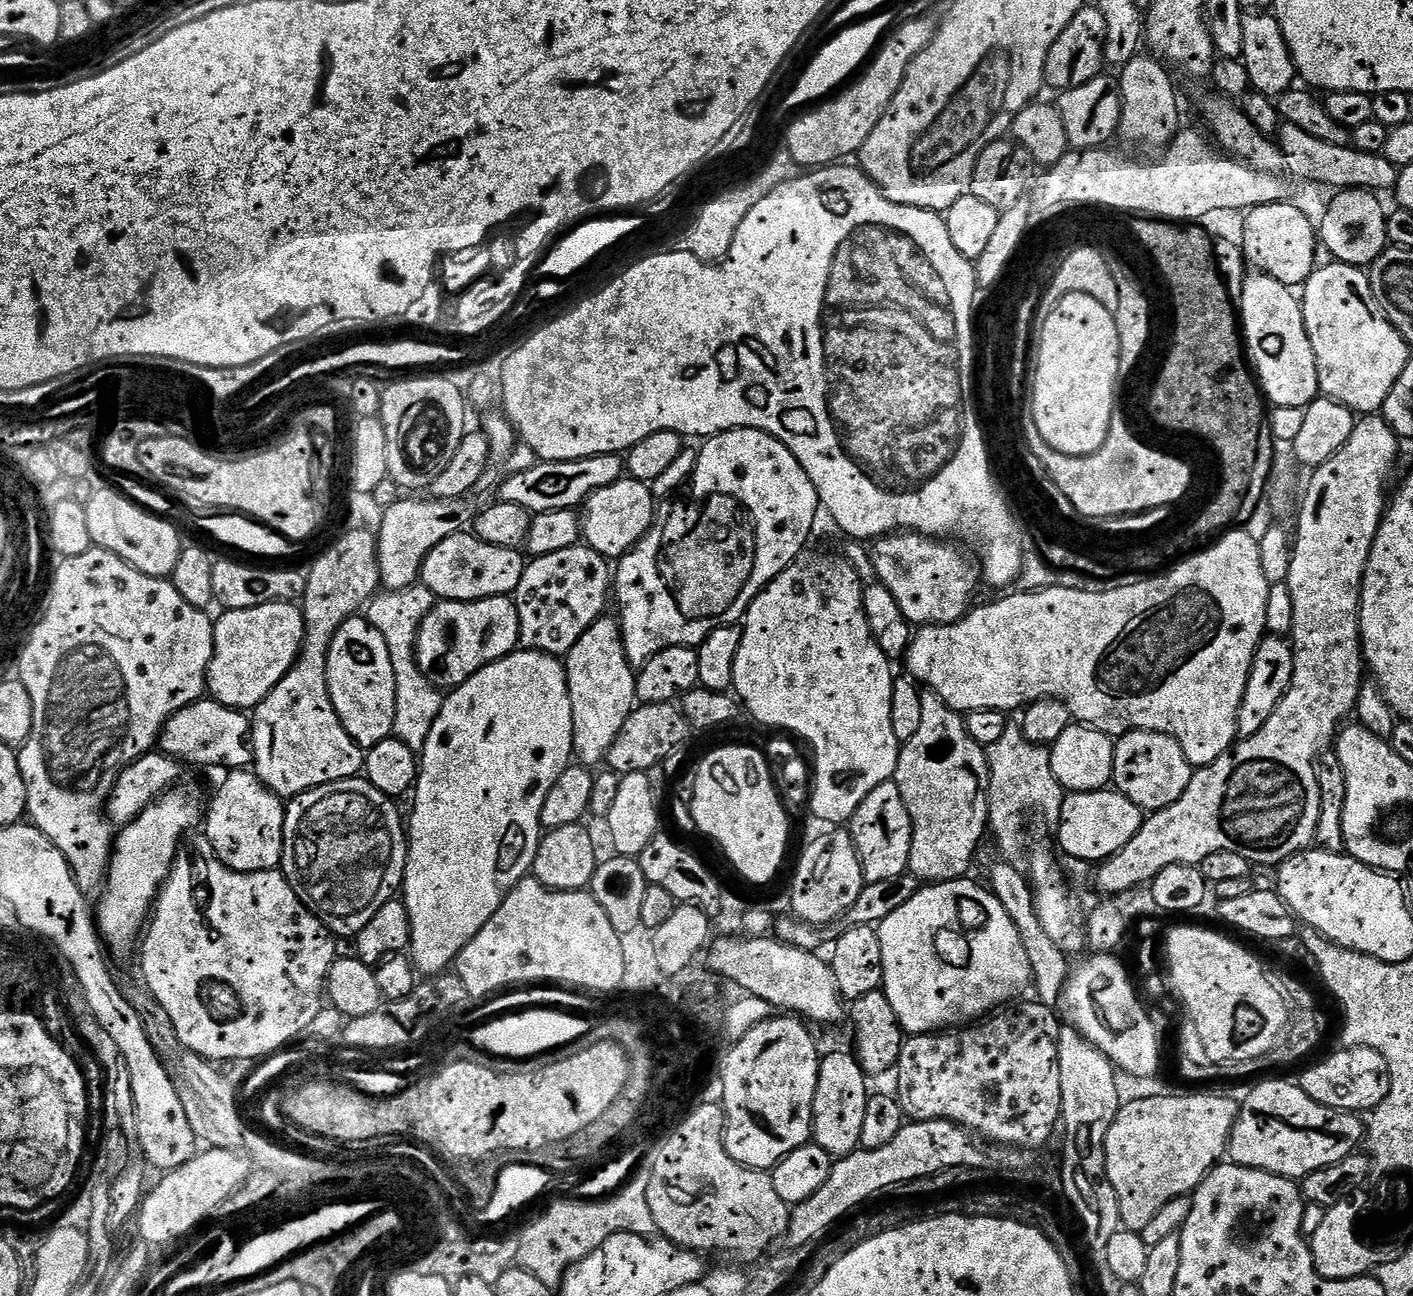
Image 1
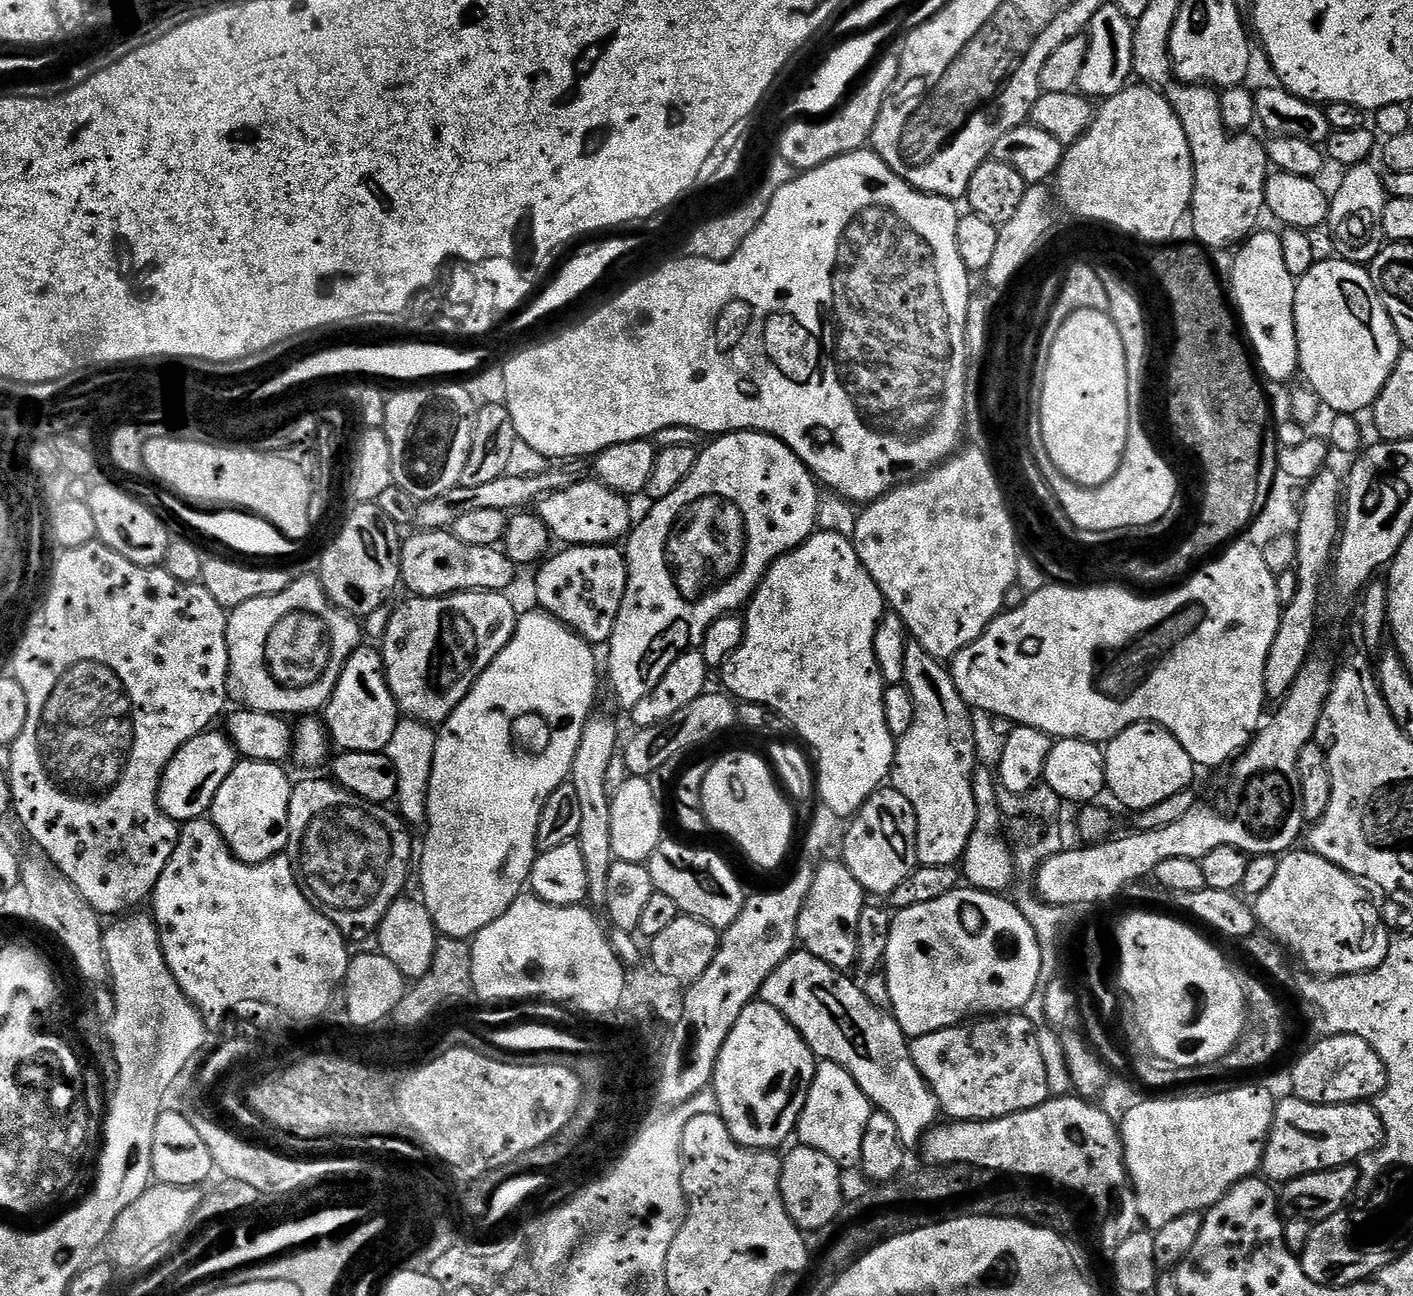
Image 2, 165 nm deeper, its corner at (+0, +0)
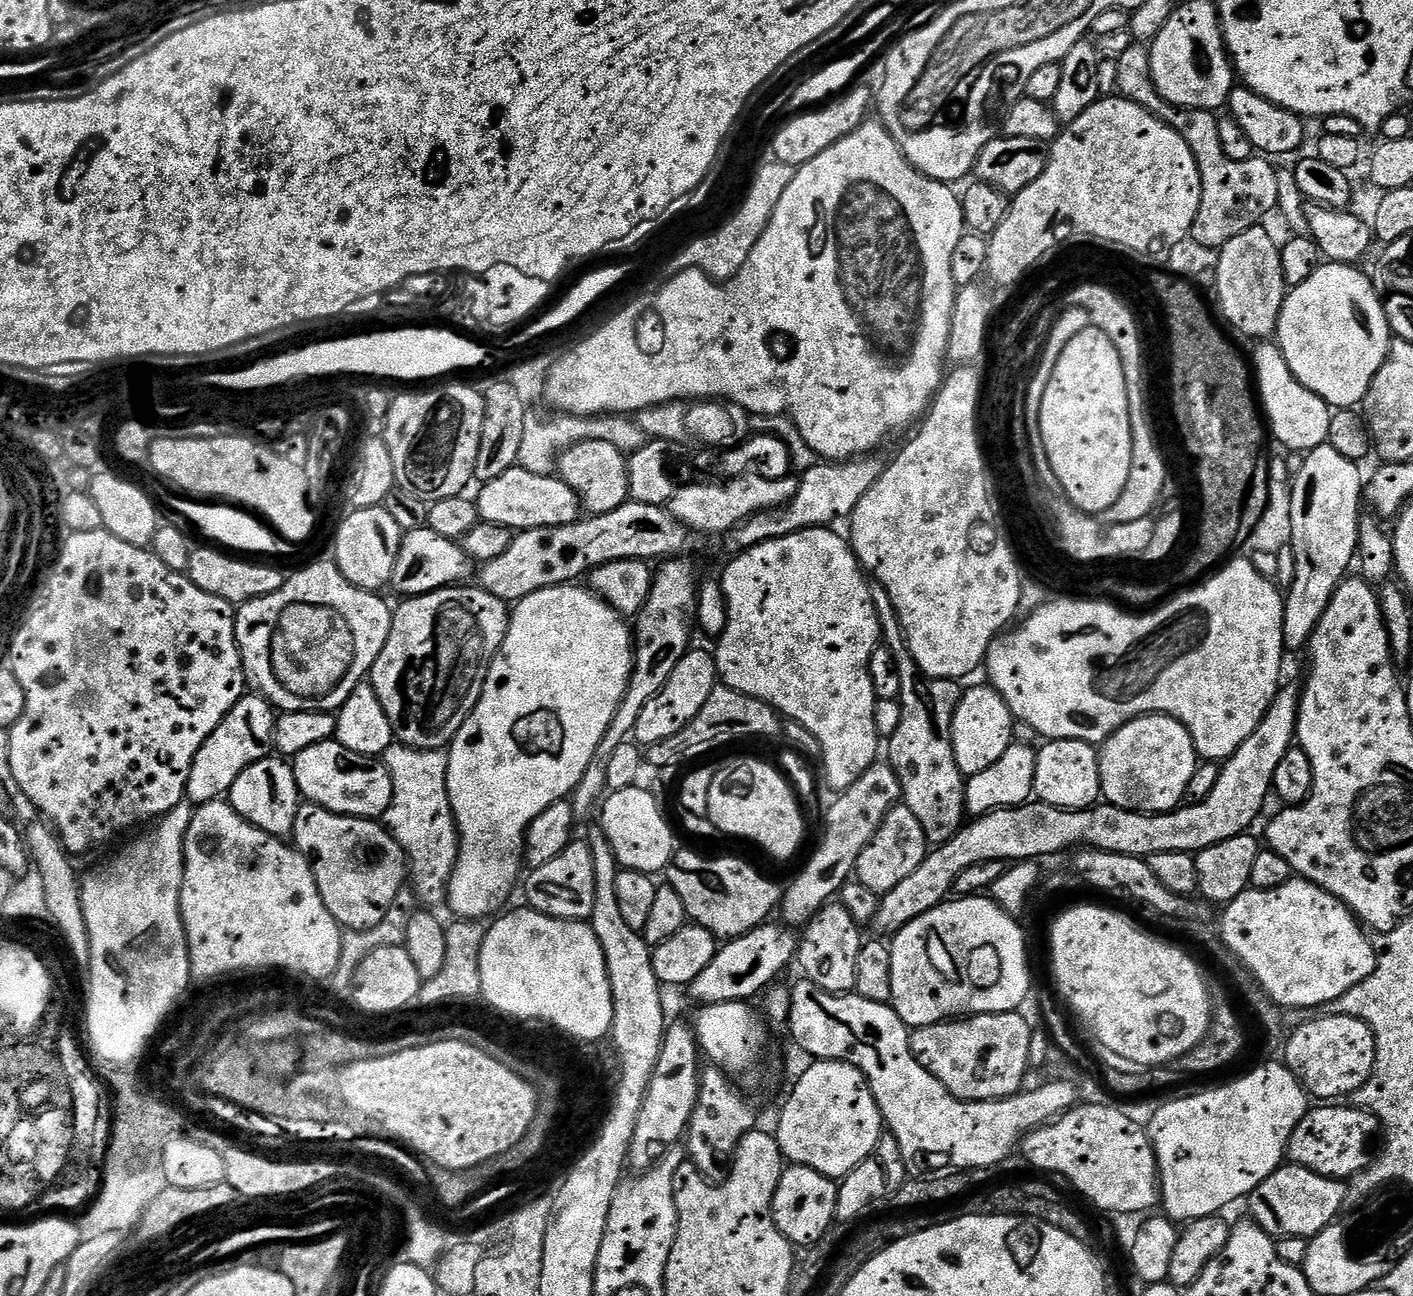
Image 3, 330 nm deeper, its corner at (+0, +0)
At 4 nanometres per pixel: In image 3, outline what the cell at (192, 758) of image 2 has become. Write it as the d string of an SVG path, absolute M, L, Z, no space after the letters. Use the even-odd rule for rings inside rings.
M246 694L222 718L222 722L202 742L202 750L194 758L194 766L190 766L188 779L187 799L193 805L199 806L227 797L234 781L246 766L259 760L269 759L273 755L276 743L276 717L277 709L272 707L269 700L259 694Z

